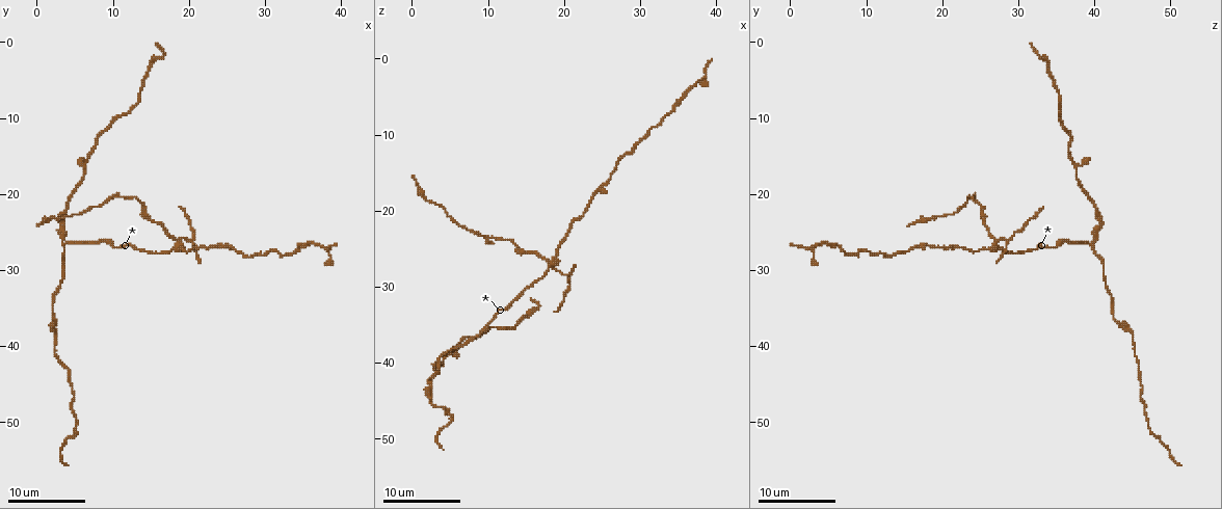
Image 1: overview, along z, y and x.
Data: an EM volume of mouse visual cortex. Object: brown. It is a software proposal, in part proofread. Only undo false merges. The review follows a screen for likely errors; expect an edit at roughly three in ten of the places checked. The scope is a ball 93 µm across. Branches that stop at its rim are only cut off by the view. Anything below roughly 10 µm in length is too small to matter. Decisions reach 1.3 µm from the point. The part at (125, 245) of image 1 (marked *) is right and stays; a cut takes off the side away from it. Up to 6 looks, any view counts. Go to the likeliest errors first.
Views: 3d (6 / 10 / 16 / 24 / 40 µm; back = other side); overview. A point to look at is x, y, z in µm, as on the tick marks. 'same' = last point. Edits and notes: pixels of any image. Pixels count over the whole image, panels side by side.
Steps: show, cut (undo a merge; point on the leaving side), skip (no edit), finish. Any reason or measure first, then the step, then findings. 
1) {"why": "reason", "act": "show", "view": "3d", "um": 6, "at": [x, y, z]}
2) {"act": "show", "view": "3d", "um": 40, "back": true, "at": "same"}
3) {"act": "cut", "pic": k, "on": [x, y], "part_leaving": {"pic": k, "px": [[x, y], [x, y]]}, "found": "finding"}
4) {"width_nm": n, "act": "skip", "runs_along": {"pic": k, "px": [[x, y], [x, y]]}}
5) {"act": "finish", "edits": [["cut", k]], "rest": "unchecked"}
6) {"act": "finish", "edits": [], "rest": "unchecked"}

{"why": "three-way junction", "act": "show", "view": "3d", "um": 6, "at": [18.5, 26.0, 27.5]}

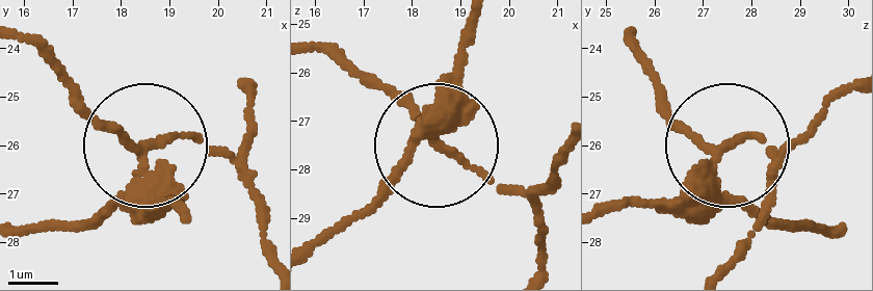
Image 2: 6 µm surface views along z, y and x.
{"act": "cut", "pic": 2, "on": [113, 123], "part_leaving": {"pic": 2, "px": [[141, 178], [129, 144], [18, 36]]}, "found": "a second neuron is stuck on"}

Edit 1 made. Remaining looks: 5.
{"why": "branch point", "act": "show", "view": "3d", "um": 16, "at": [3.5, 26.5, 40.0]}

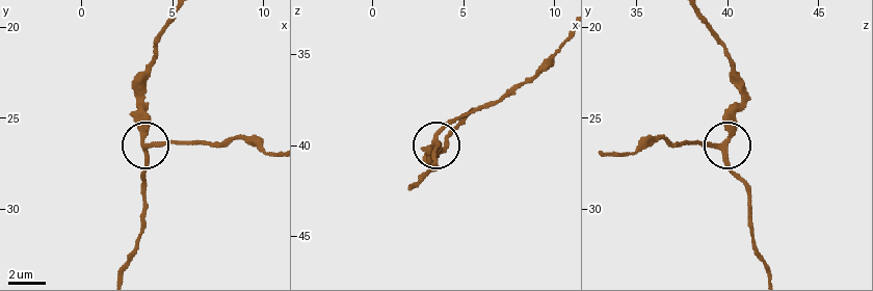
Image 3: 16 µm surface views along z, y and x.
{"width_nm": 260, "act": "skip", "runs_along": {"pic": 3, "px": [[609, 154], [633, 154], [661, 140], [724, 143], [740, 86]]}, "found": "one neuron here"}

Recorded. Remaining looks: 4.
{"why": "thick turns thin", "act": "show", "view": "3d", "um": 10, "at": [2.5, 38.0, 45.0]}

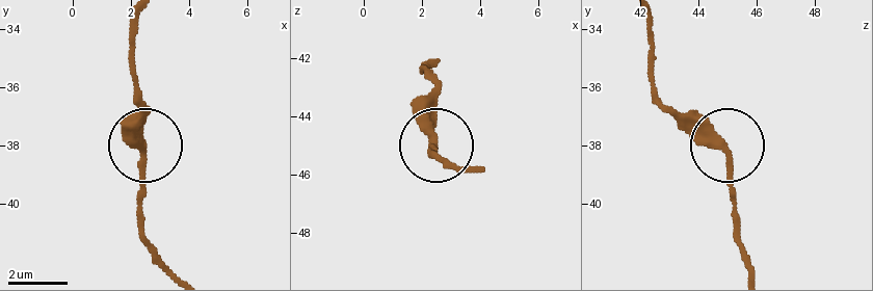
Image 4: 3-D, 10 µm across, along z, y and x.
{"why": "other side", "act": "show", "view": "3d", "um": 10, "back": true, "at": [2.4, 38.2, 44.8]}

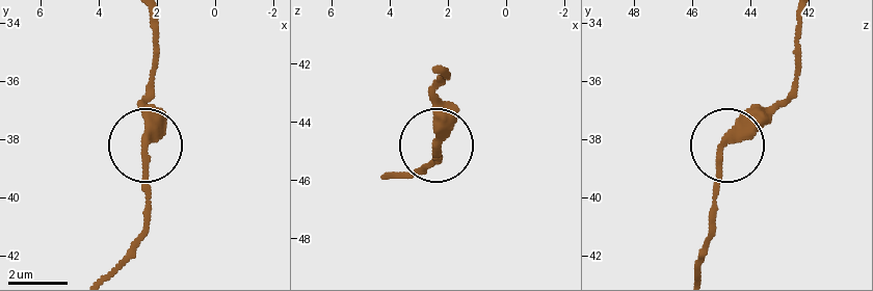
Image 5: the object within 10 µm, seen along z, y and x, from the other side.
{"act": "skip", "found": "one neuron here"}

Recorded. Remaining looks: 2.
{"act": "finish", "edits": [["cut", 2]], "rest": "unchecked"}

